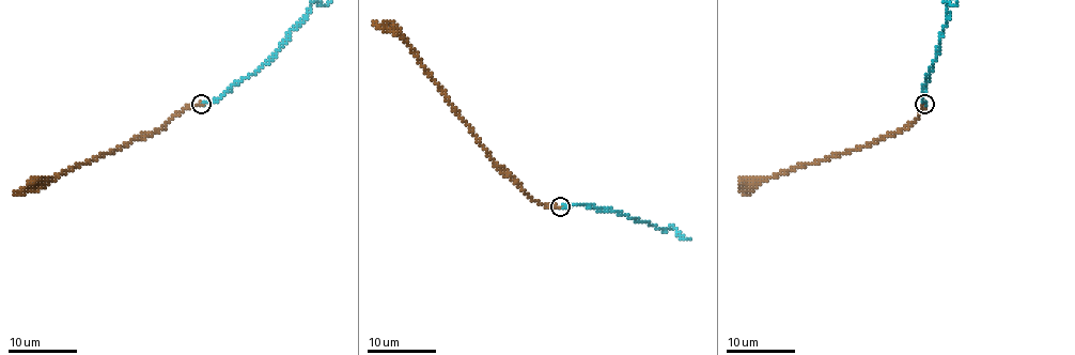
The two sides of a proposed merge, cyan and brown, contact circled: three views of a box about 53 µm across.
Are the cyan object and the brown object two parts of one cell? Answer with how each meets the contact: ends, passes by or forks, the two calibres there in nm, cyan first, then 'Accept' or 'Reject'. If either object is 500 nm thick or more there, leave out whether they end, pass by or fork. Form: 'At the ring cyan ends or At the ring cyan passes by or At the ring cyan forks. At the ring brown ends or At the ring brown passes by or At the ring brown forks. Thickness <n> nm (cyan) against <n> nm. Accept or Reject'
At the ring cyan ends. At the ring brown ends. Thickness 160 nm (cyan) against 200 nm. Accept

